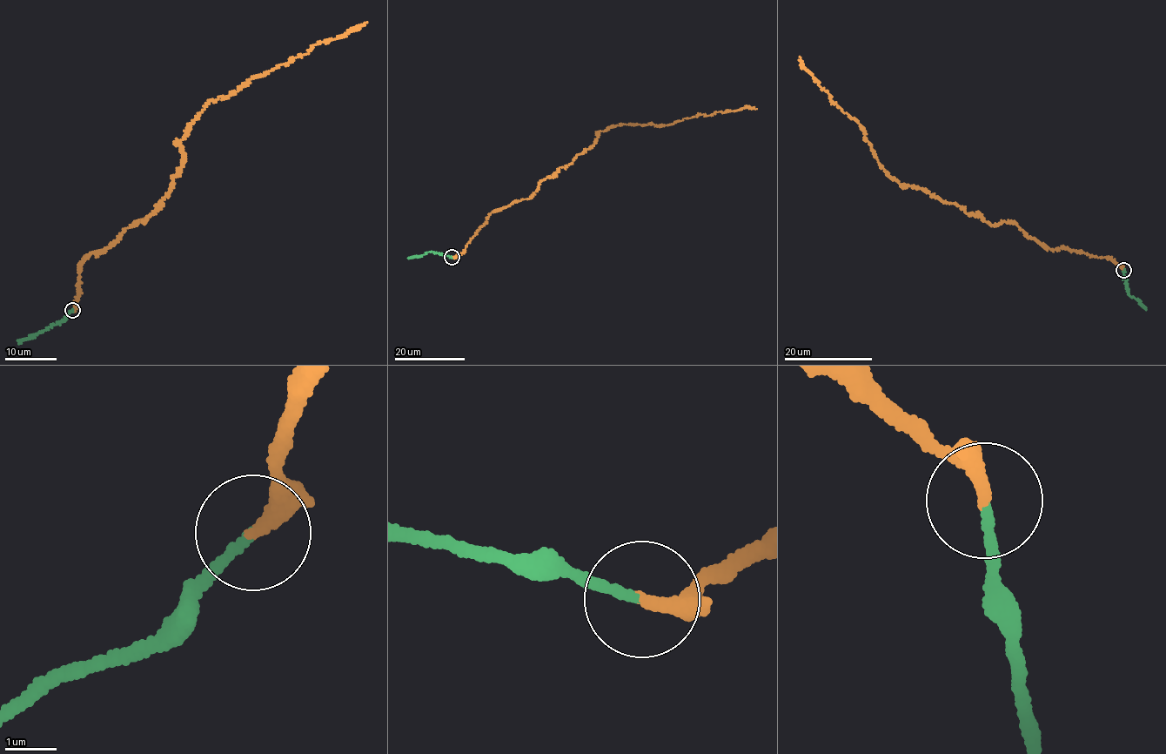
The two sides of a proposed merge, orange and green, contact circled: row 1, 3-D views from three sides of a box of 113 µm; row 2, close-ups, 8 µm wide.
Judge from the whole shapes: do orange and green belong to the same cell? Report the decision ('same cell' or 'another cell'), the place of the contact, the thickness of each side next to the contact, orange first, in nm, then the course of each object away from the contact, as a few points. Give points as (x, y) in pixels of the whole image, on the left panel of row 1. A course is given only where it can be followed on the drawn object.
same cell; place (72, 310); calibres 240 and 180 nm; course orange (73, 311), (86, 256), (110, 246), (157, 211), (179, 175), (178, 145), (187, 128), (211, 101), (367, 22); course green (73, 311), (62, 321), (22, 339), (20, 343)

